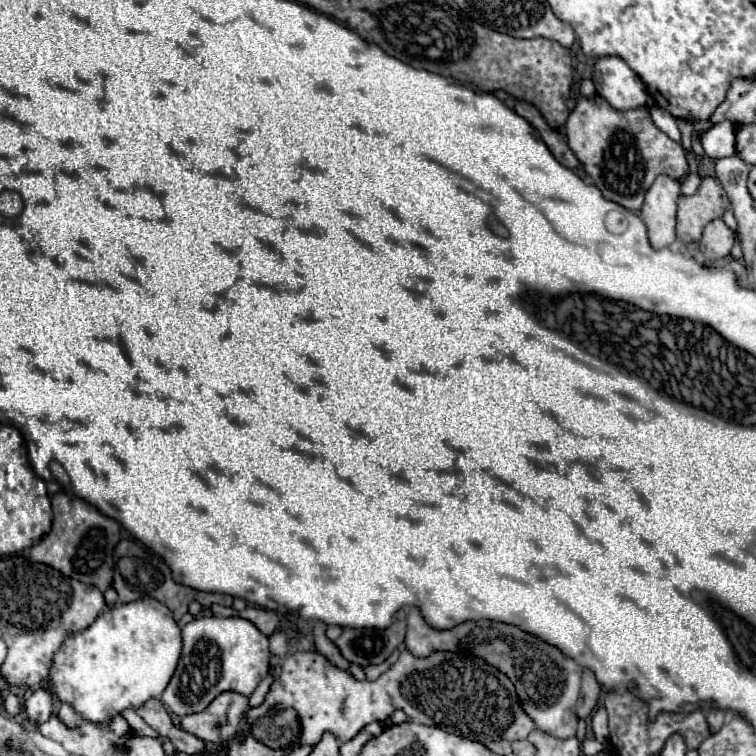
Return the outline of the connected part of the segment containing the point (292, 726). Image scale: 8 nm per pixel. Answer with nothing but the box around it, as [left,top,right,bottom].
[252,707,300,751]

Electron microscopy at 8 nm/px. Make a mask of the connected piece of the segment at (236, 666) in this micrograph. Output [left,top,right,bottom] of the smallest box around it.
[162,617,268,715]

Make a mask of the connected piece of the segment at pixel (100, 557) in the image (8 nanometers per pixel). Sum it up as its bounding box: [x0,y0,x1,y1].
[30,491,120,591]

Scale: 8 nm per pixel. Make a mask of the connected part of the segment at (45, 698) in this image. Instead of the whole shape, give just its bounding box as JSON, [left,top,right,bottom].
[24,689,52,725]

